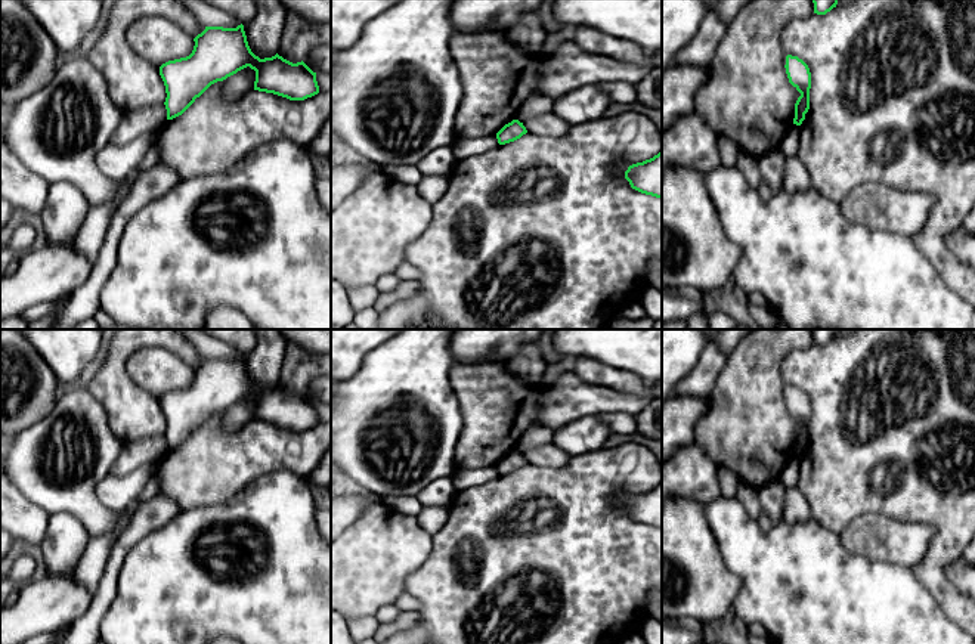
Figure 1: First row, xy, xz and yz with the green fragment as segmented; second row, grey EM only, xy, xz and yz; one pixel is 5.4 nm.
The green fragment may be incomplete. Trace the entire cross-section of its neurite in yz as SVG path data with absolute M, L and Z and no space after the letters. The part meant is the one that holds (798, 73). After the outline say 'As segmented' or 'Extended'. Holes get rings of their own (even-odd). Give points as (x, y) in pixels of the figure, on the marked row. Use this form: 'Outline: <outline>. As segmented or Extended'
Outline: M786 56L786 74L789 83L801 93L795 103L793 124L801 126L810 109L811 72L808 65L798 56Z. As segmented

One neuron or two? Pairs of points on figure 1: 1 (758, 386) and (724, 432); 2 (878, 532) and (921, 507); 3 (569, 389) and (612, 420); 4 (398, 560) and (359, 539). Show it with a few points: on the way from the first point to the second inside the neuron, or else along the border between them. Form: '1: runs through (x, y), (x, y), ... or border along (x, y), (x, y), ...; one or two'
1: runs through (749, 398), (748, 408), (736, 420); one
2: border along (863, 513), (881, 513), (897, 520), (931, 526); two
3: border along (599, 414), (628, 412), (634, 417); two
4: runs through (389, 551), (371, 551), (368, 548); one

